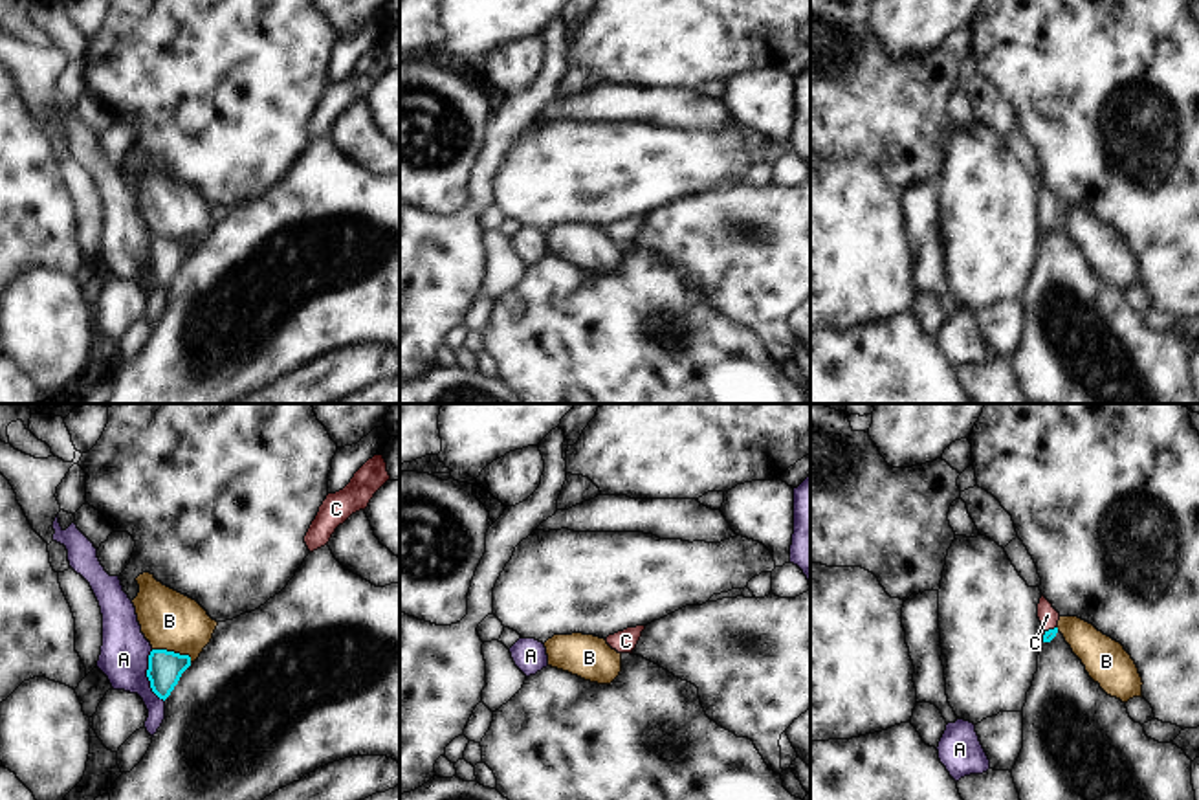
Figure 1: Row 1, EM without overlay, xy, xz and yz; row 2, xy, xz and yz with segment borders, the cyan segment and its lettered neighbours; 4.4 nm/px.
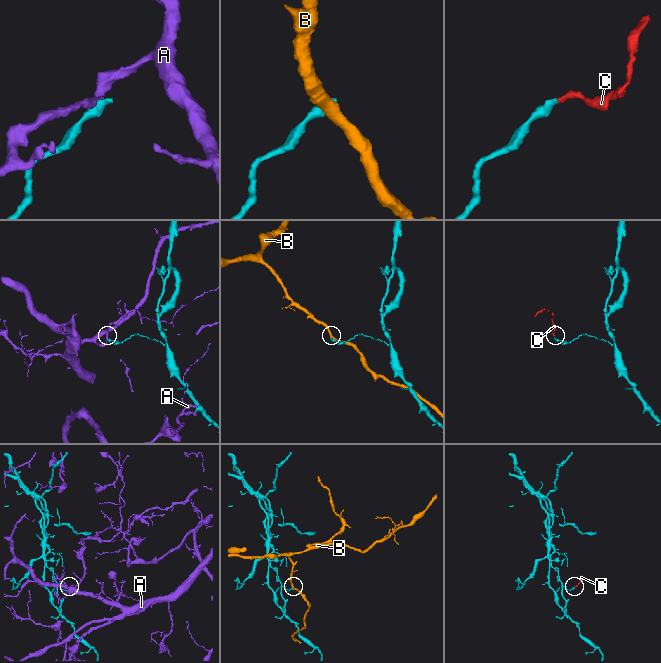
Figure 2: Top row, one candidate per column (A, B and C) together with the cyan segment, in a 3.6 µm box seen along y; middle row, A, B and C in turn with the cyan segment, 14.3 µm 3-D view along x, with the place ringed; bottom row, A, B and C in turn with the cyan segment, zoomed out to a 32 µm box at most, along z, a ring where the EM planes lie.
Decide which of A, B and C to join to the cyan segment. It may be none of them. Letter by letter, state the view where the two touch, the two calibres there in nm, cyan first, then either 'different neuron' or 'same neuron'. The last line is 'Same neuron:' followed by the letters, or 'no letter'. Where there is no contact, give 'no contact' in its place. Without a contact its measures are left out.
A: meets cyan in xy; 150 nm thick on the cyan side, 220 nm on the other; different neuron
B: meets cyan in xy; 150 nm thick on the cyan side, 260 nm on the other; different neuron
C: meets cyan in yz; 50 nm thick on the cyan side, 90 nm on the other; same neuron
Same neuron: C

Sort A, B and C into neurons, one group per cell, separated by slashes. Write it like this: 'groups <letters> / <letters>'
groups A / B / C

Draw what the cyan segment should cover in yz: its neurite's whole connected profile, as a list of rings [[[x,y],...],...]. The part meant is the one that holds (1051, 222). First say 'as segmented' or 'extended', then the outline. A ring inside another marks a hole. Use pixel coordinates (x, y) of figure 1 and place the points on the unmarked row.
extended; [[[1043,183],[1038,193],[1038,207],[1045,215],[1043,231],[1050,231],[1058,222],[1060,202]]]

